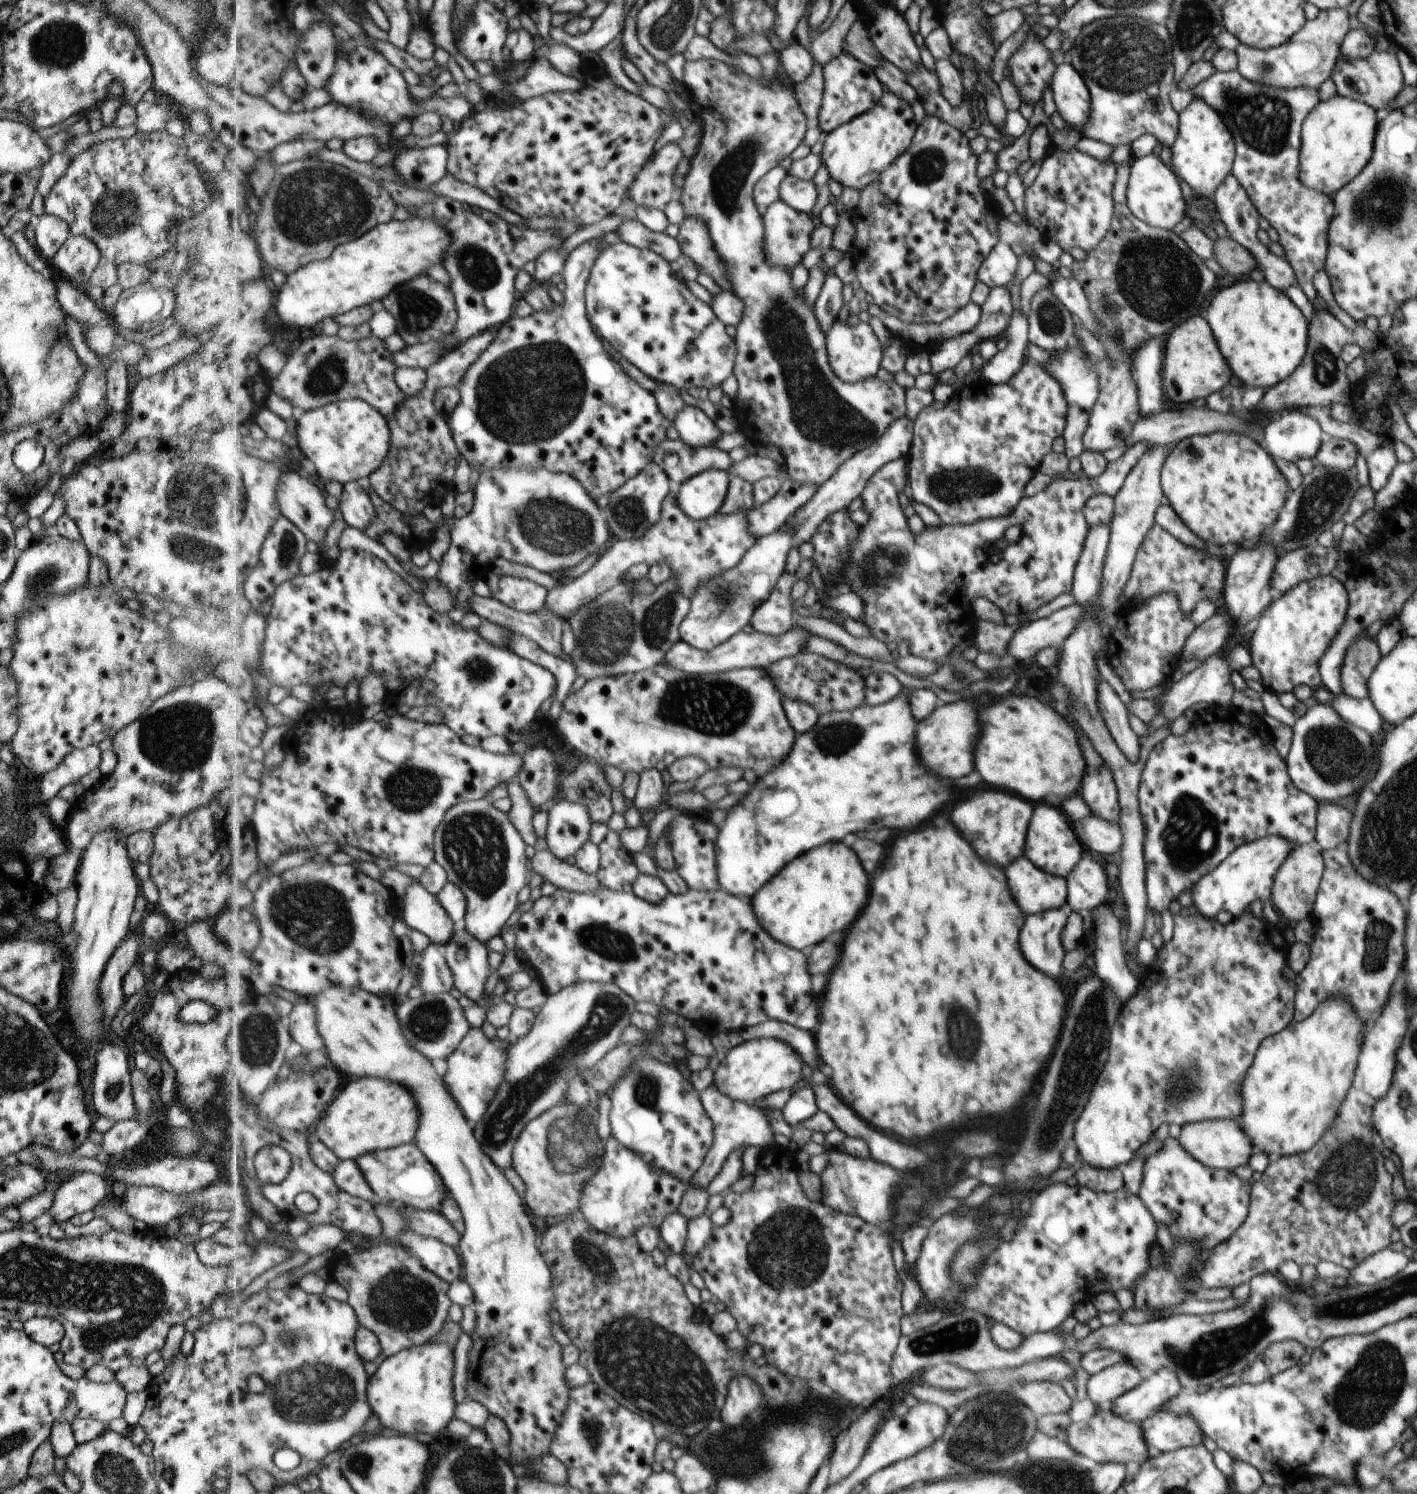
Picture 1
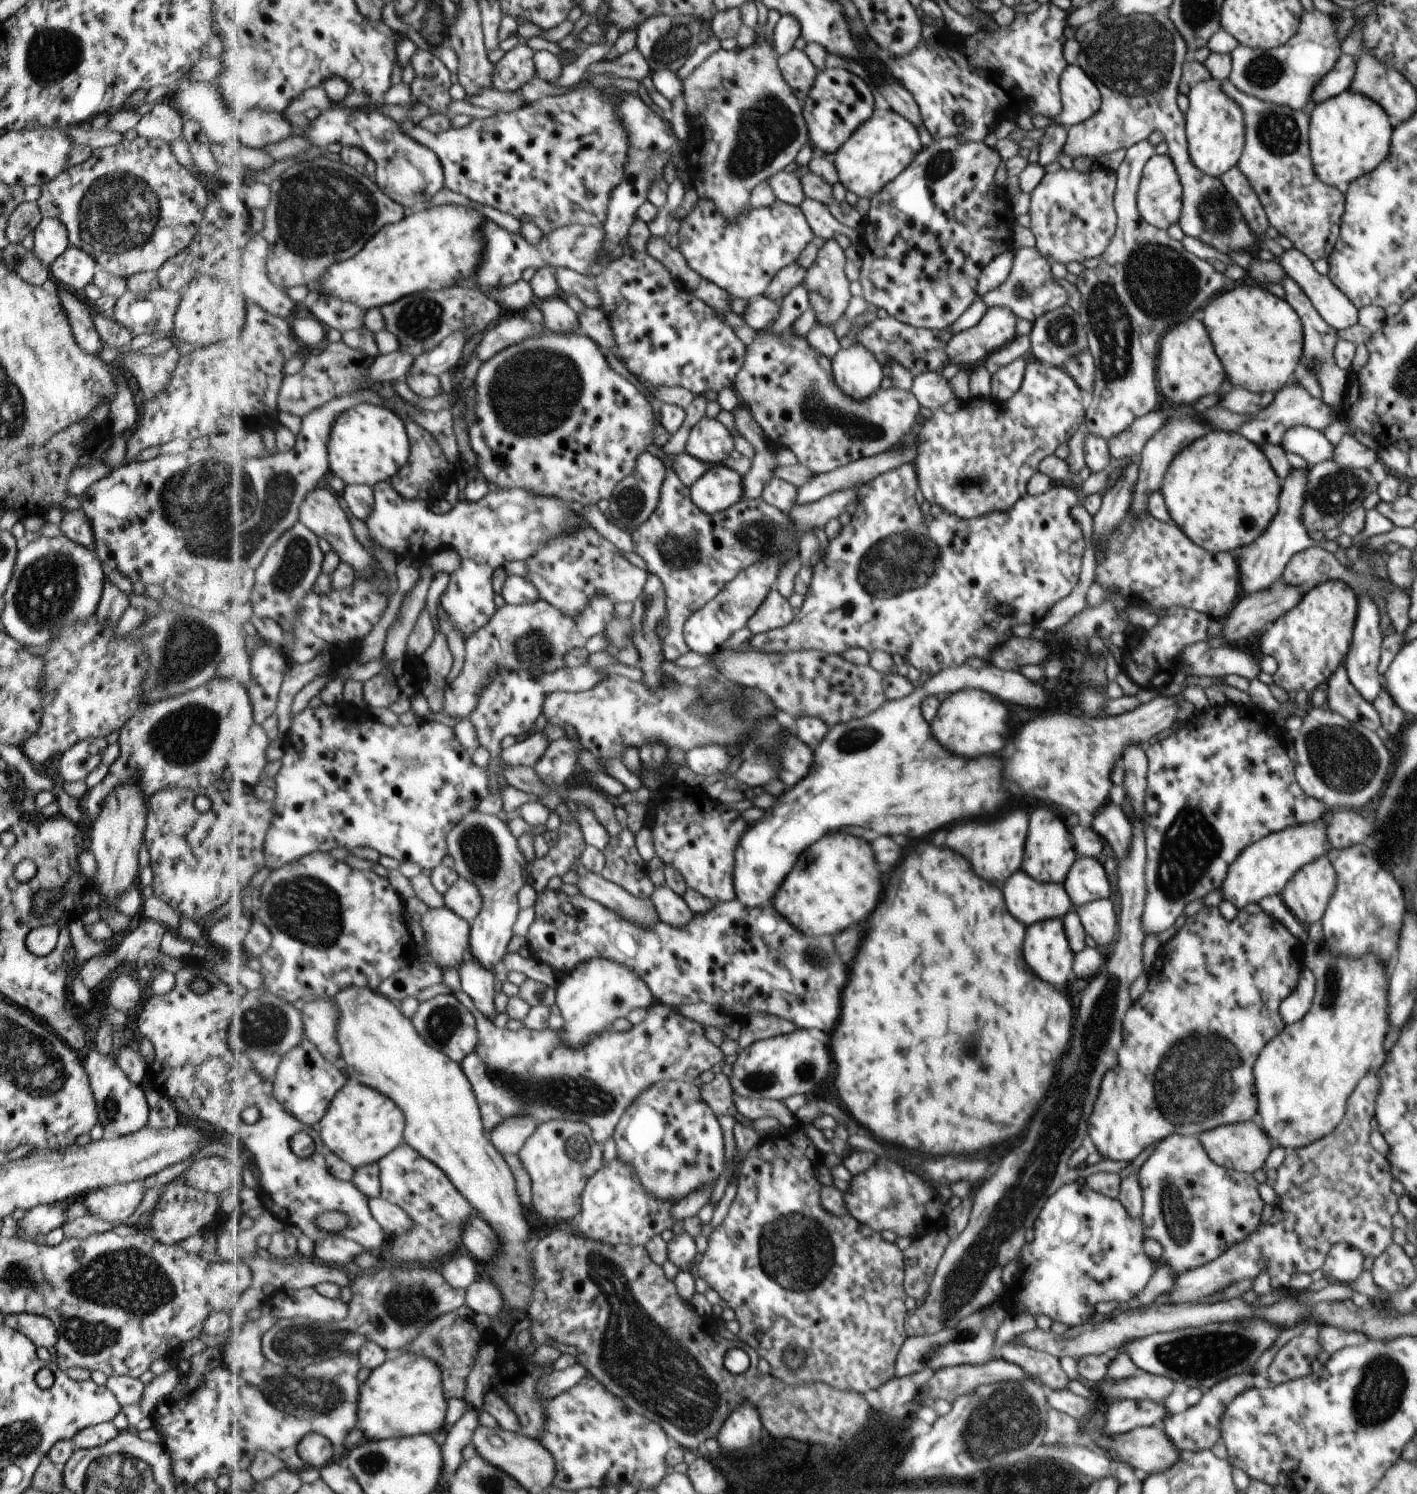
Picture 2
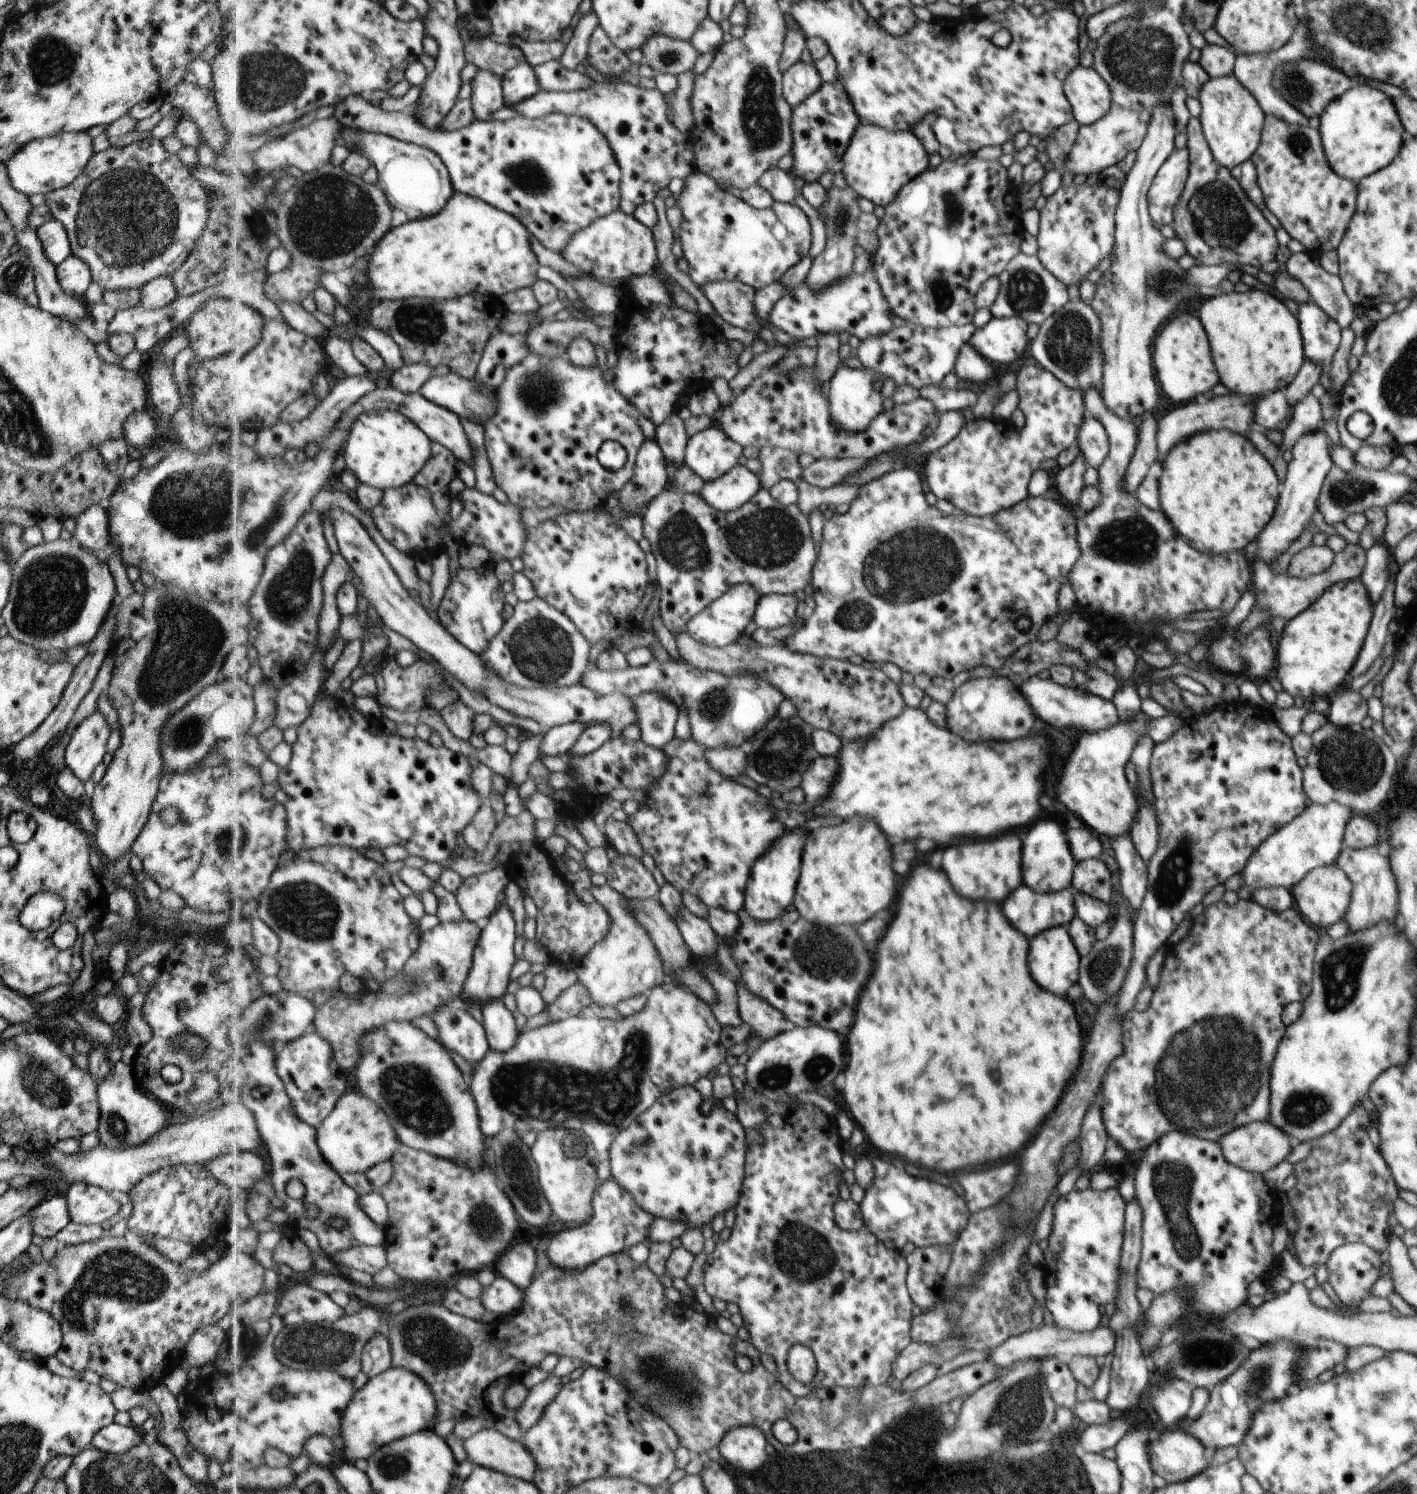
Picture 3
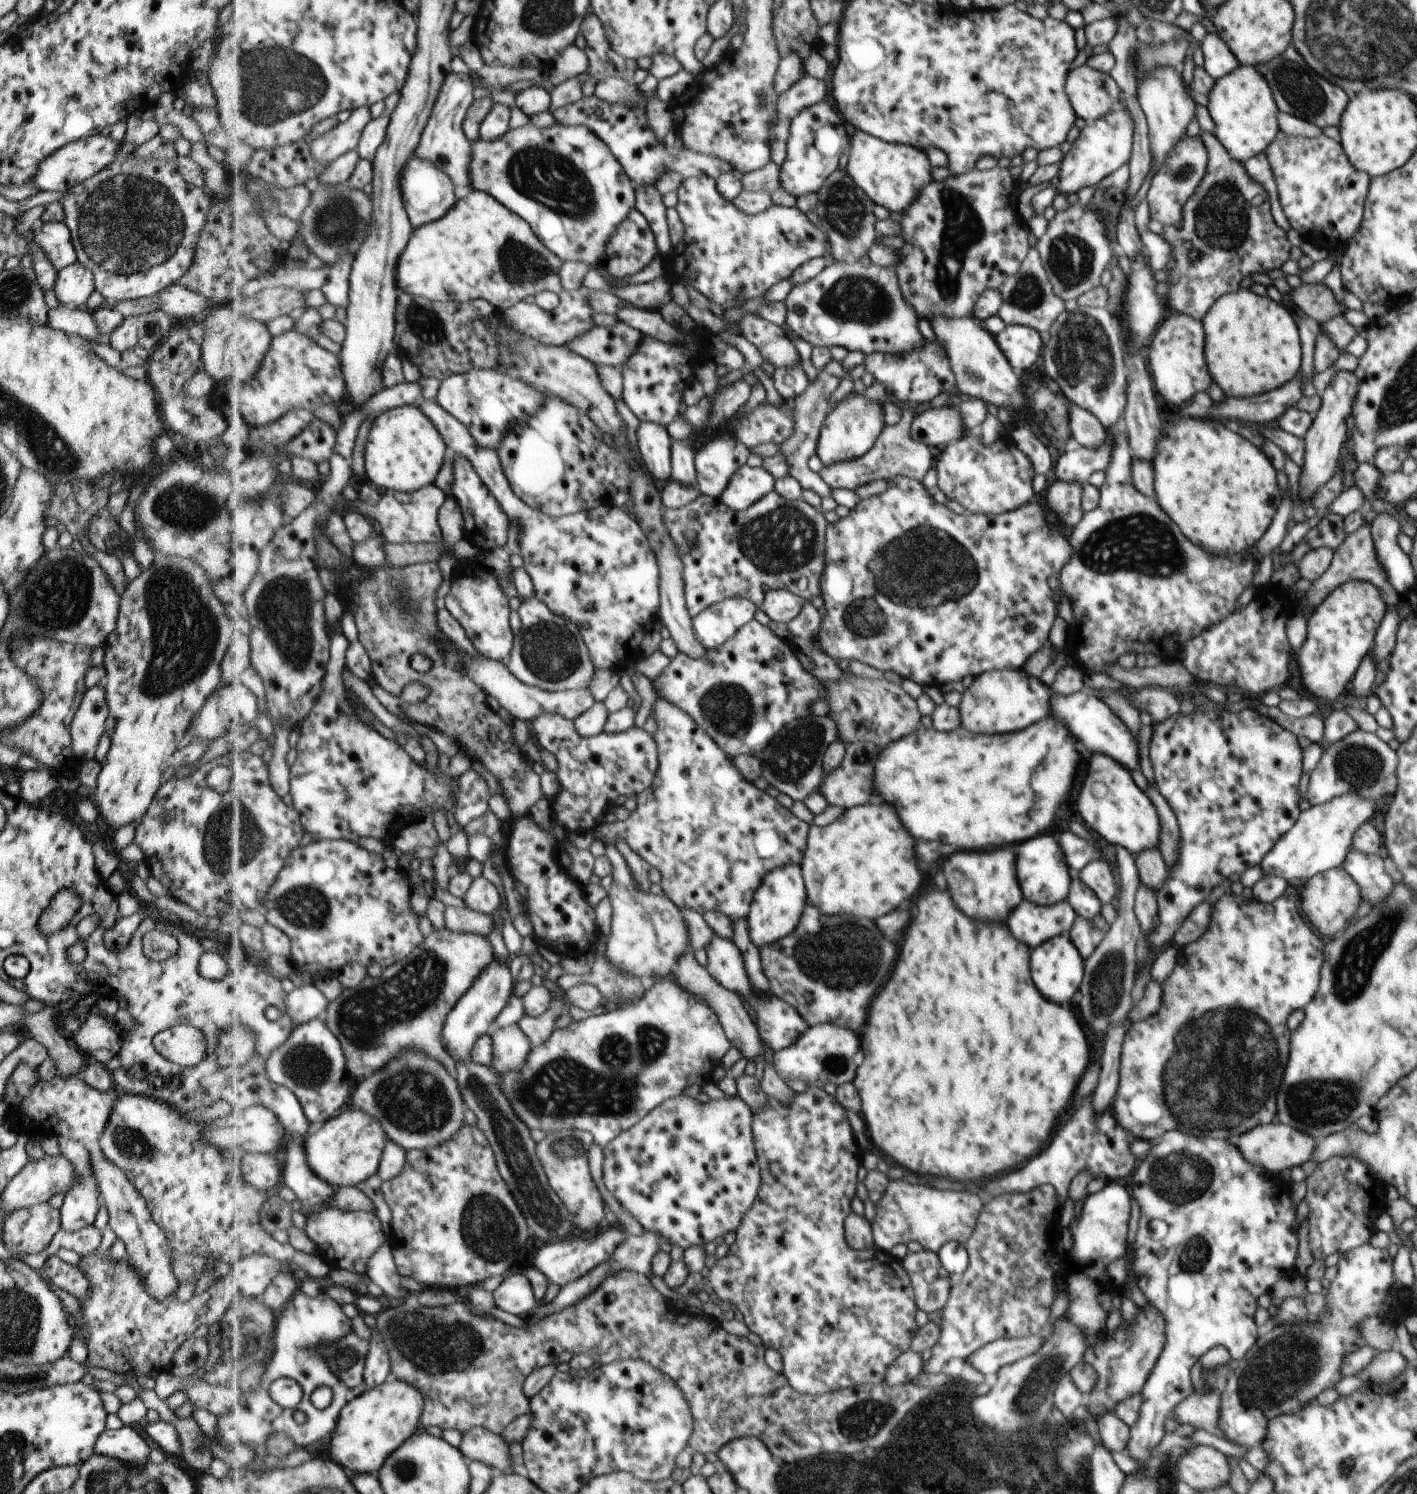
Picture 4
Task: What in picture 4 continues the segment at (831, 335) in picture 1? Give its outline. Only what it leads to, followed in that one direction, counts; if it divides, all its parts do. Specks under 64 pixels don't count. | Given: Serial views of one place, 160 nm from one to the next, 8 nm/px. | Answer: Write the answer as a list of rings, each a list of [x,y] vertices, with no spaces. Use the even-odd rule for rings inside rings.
[[[862,386],[851,393],[856,396],[846,396],[828,414],[822,426],[818,444],[818,456],[823,465],[831,466],[843,461],[851,461],[865,456],[875,445],[886,425],[883,421],[882,406],[865,394]]]

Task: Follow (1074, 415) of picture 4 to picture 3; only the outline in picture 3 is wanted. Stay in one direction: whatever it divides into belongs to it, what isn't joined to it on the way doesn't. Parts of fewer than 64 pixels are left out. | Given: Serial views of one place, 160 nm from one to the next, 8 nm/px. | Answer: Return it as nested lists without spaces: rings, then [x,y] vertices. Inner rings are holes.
[[[1083,418],[1077,432],[1077,445],[1087,467],[1096,469],[1108,453],[1108,438],[1104,426],[1096,418]]]

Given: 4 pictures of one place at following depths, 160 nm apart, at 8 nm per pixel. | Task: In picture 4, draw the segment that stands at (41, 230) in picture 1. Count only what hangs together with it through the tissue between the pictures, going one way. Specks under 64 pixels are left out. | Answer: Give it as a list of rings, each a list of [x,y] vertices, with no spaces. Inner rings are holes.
[[[62,222],[43,223],[33,233],[32,241],[43,251],[57,272],[77,261],[69,231]]]

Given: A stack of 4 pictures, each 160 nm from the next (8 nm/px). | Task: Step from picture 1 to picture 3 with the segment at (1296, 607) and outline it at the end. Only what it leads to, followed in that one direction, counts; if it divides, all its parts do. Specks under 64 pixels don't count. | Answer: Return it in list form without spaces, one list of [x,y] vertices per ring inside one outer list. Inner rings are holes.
[[[1359,579],[1338,582],[1326,588],[1303,612],[1289,619],[1278,639],[1278,665],[1275,669],[1283,691],[1301,696],[1307,704],[1317,696],[1328,696],[1345,680],[1362,649],[1373,620],[1373,602]]]

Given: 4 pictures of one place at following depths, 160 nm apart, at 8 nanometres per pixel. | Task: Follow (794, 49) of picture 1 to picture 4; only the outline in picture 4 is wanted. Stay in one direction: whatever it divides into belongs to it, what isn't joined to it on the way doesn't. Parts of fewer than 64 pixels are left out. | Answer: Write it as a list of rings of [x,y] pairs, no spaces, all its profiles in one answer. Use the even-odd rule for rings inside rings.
[[[803,76],[778,100],[778,114],[781,118],[793,120],[805,109],[822,103],[827,98],[827,86],[823,80]]]

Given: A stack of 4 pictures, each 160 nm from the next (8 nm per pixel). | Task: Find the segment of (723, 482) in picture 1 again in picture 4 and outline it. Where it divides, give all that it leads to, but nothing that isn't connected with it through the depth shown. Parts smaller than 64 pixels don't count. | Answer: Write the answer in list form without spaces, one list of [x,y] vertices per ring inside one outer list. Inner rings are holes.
[[[743,465],[721,496],[733,510],[746,511],[751,505],[776,490],[777,479],[763,466]]]

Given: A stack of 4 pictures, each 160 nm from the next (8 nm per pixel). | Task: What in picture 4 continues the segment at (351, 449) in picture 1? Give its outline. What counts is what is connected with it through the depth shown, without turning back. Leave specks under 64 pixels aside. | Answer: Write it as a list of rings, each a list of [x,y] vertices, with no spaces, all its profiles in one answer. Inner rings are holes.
[[[410,404],[385,411],[375,418],[367,434],[364,454],[368,482],[373,482],[387,492],[413,492],[435,484],[451,453],[438,426],[420,406]]]

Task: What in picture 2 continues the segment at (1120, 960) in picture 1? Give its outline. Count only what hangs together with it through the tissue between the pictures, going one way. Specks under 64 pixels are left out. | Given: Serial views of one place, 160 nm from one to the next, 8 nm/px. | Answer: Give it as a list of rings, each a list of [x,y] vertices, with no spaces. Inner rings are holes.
[[[1099,899],[1086,902],[1085,905],[1074,906],[1073,910],[1079,914],[1087,936],[1096,942],[1097,948],[1107,948],[1118,929],[1111,901]]]

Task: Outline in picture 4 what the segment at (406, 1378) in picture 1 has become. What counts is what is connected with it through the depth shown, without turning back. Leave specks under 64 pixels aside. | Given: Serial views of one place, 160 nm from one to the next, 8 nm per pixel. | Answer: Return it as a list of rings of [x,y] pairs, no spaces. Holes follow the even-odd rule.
[[[393,1376],[387,1379],[381,1386],[367,1389],[363,1394],[353,1398],[347,1403],[338,1418],[335,1428],[328,1444],[327,1454],[333,1454],[333,1460],[339,1463],[351,1475],[363,1473],[380,1472],[387,1459],[400,1446],[405,1444],[415,1433],[422,1430],[421,1420],[425,1409],[425,1398],[422,1392],[413,1385],[406,1383]]]

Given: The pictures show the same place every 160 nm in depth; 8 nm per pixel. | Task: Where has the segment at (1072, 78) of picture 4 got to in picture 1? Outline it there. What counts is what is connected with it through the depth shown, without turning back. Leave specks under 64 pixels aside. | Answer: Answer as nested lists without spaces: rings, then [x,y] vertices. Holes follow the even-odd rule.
[[[1069,61],[1058,64],[1050,82],[1056,112],[1069,127],[1086,124],[1090,111],[1090,94]]]

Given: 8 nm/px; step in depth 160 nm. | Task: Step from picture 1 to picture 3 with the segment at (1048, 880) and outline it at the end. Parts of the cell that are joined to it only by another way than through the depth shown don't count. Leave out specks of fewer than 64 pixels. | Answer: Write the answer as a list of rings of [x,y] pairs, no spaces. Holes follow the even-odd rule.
[[[1021,884],[1003,900],[1003,914],[1007,914],[1007,918],[1019,926],[1023,936],[1035,937],[1047,929],[1067,926],[1073,920],[1076,916],[1073,891],[1065,889],[1054,893],[1039,893]]]

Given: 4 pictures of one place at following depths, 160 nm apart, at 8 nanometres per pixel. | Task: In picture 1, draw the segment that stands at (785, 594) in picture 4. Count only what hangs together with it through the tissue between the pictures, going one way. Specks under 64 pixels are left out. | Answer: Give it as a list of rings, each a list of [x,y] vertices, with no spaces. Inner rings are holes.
[[[813,558],[802,560],[800,569],[796,575],[783,573],[779,579],[778,586],[771,594],[769,600],[764,602],[754,614],[750,626],[755,631],[759,631],[771,636],[779,636],[790,628],[795,627],[795,616],[793,616],[793,596],[791,588],[799,579],[806,578],[815,566]]]

